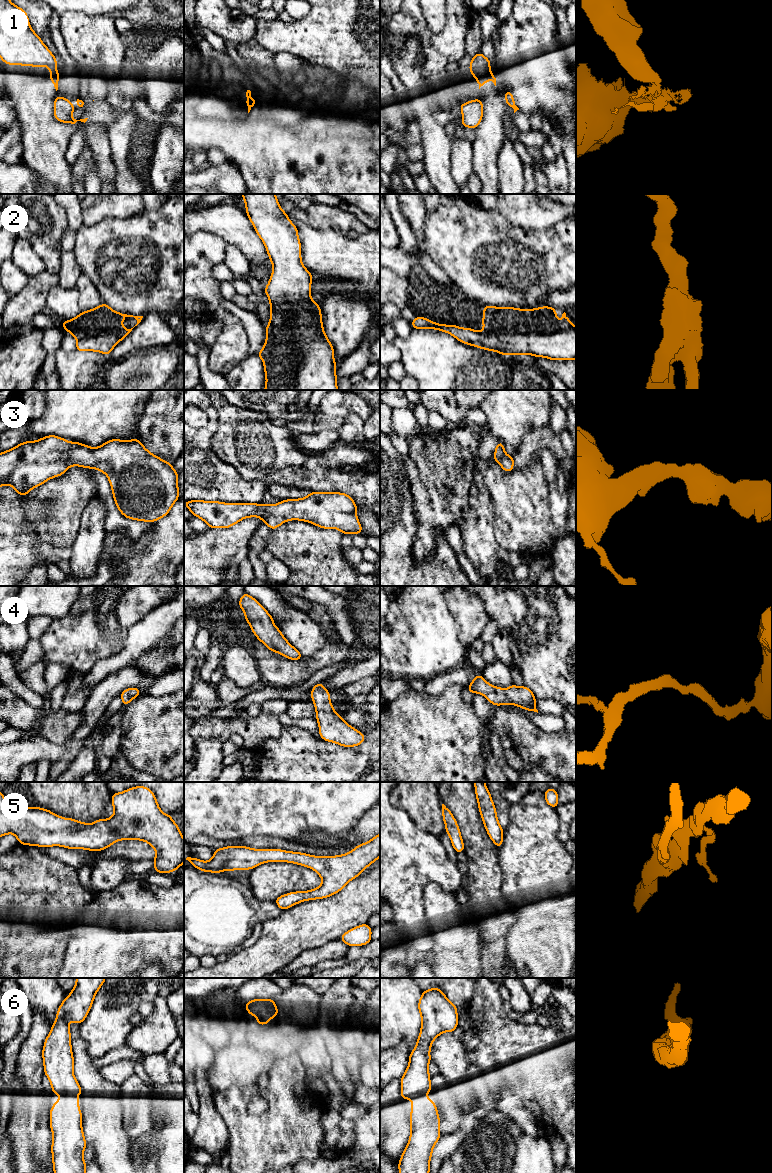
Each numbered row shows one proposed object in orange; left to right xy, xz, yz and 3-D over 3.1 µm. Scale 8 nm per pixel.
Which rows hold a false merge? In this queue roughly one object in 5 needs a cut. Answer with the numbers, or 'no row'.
1

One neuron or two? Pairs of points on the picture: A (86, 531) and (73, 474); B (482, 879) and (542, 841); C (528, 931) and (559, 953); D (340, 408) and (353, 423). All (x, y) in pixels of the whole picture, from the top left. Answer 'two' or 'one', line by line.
A: two
B: two
C: one
D: two

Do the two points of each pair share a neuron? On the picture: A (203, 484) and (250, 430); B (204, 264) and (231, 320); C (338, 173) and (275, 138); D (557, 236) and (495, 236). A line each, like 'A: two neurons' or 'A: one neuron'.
A: two neurons
B: one neuron
C: one neuron
D: one neuron

